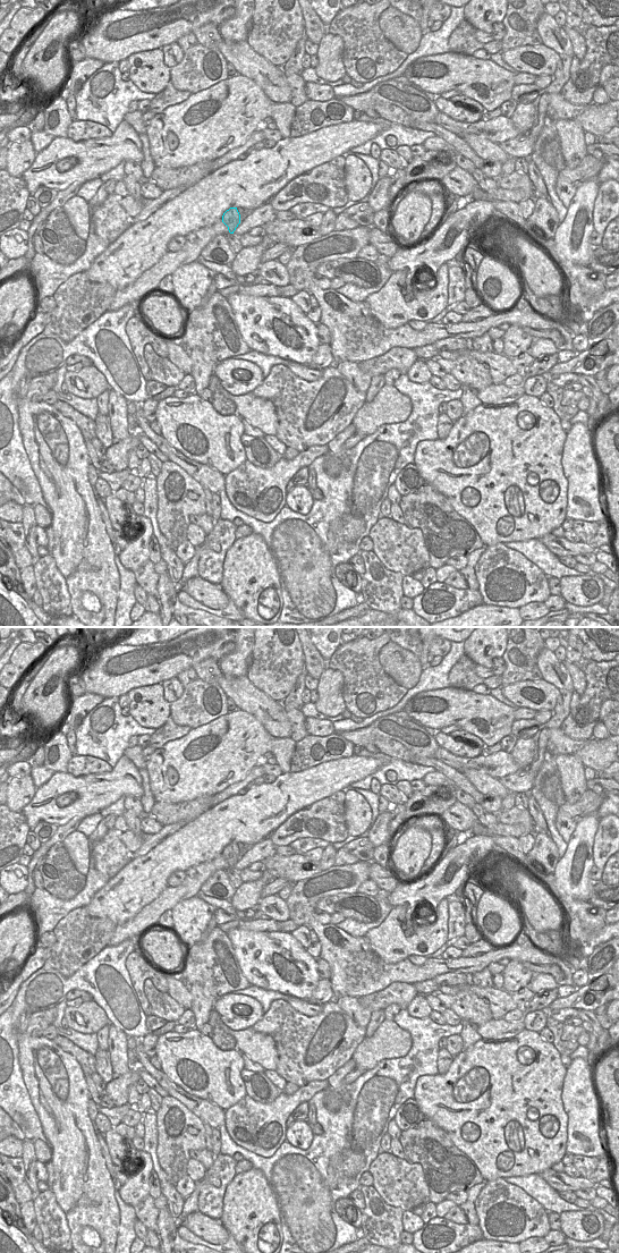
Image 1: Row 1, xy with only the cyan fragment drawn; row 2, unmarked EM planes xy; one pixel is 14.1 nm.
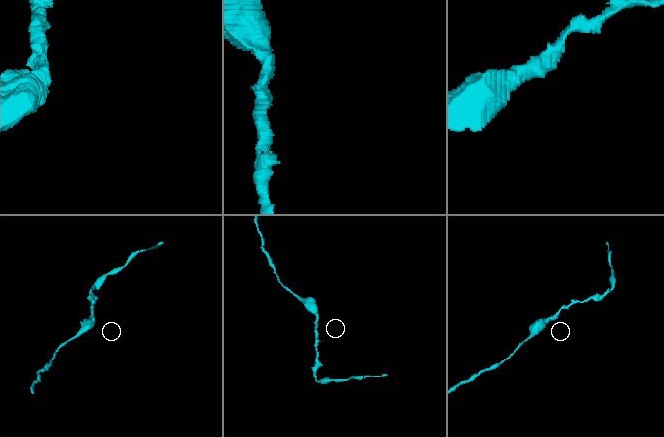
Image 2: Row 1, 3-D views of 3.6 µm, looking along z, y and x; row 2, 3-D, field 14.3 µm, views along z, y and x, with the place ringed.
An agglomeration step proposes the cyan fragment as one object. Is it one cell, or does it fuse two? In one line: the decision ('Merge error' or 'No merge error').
No merge error.

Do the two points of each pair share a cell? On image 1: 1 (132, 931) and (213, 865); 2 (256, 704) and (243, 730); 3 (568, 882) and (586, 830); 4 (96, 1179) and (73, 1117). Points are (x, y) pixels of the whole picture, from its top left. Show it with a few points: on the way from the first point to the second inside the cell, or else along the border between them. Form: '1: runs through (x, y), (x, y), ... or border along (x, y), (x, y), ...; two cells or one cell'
1: runs through (152, 912), (172, 895), (181, 892), (193, 881); one cell
2: border along (237, 709), (251, 713), (269, 734); two cells
3: runs through (570, 870), (574, 849), (578, 843); one cell
4: runs through (83, 1163), (76, 1157), (73, 1133); one cell

